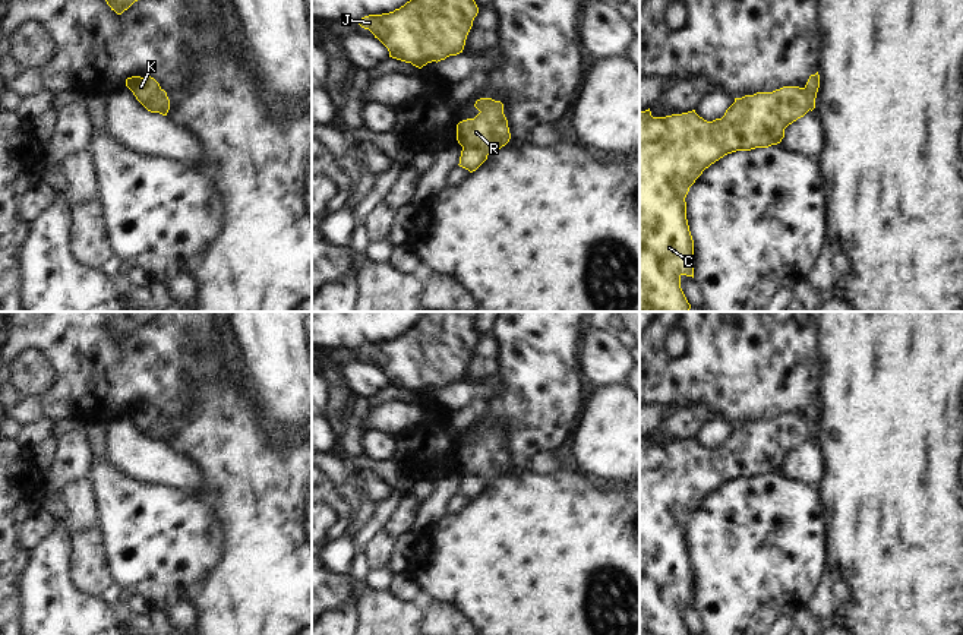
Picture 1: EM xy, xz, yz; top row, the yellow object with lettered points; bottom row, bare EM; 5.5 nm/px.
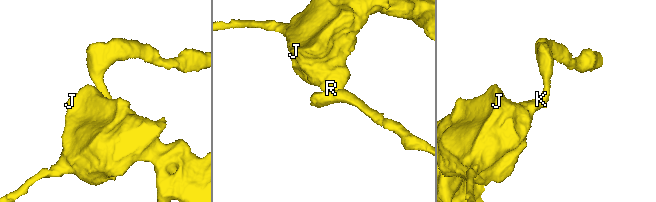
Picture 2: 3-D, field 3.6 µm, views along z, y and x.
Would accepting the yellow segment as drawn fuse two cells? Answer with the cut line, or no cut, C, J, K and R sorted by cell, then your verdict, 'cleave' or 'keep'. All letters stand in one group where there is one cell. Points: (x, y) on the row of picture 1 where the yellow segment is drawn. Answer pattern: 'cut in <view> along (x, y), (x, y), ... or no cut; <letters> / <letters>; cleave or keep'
cut in xz along (463, 147), (483, 149), (488, 154); C J R / K; cleave

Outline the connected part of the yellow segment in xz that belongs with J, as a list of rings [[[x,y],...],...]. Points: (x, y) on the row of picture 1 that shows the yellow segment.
[[[410,0],[394,12],[364,16],[359,25],[388,48],[389,57],[421,69],[427,63],[462,53],[477,13],[474,0]]]

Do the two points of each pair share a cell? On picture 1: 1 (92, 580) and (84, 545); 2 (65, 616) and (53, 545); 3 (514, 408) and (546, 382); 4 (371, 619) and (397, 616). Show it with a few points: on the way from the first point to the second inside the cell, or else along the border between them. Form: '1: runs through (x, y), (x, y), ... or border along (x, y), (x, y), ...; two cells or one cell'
1: runs through (88, 571), (87, 553); one cell
2: runs through (59, 599), (57, 572), (53, 568), (53, 562); one cell
3: runs through (521, 404), (539, 386); one cell
4: runs through (376, 619), (391, 619); one cell

